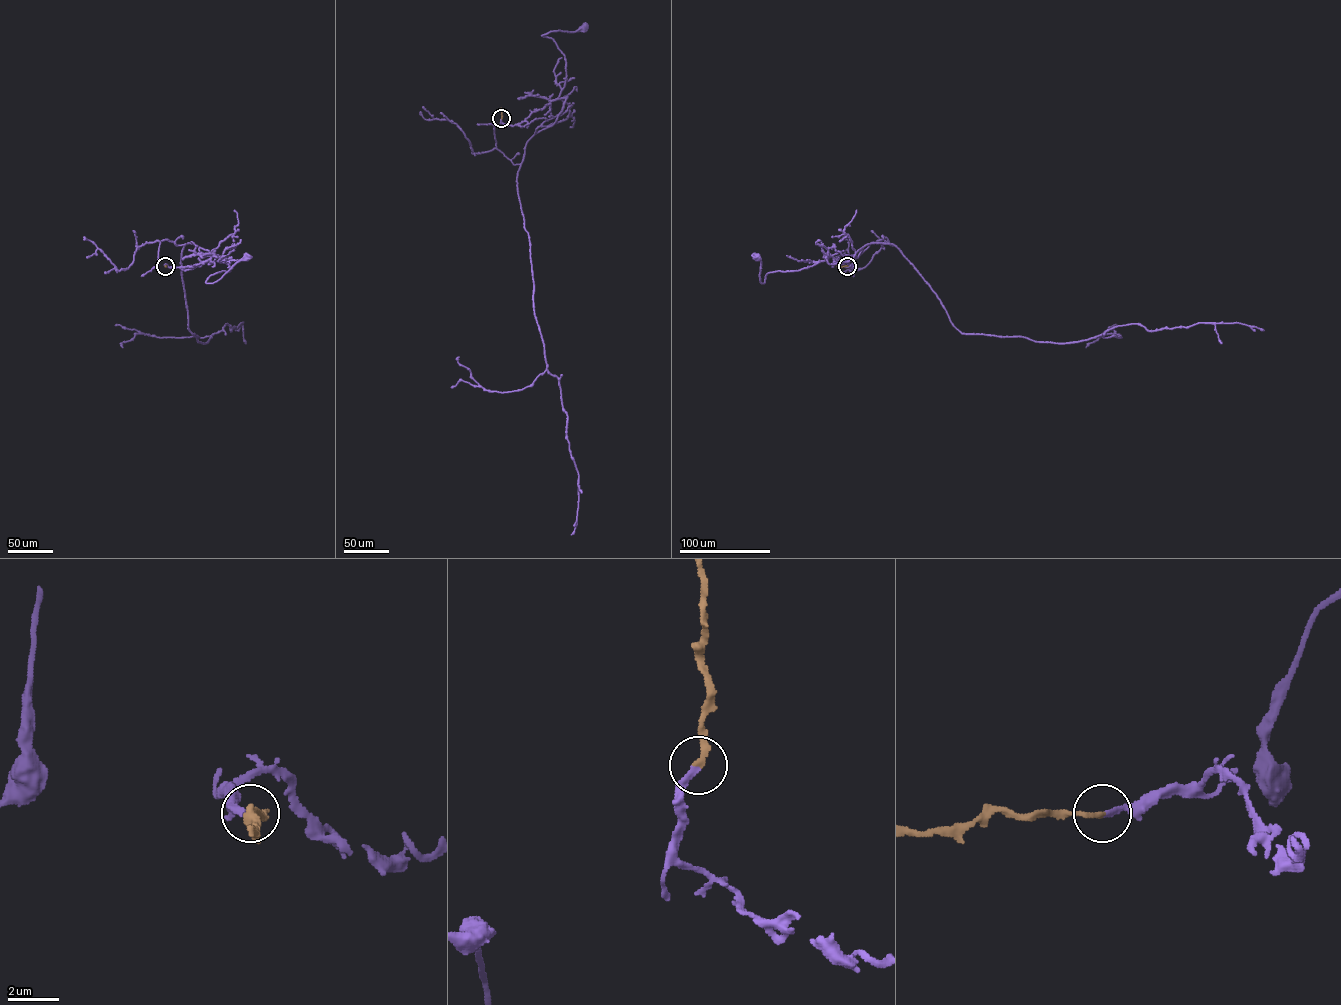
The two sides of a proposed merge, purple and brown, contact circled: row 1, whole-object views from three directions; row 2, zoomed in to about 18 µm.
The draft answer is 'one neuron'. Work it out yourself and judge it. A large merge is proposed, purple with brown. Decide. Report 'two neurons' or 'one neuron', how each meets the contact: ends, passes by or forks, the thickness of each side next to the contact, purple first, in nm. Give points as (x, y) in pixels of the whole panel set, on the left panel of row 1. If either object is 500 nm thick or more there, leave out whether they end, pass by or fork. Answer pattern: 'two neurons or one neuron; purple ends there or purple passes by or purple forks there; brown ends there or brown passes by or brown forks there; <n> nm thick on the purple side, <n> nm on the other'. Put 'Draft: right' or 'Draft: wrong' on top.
Draft: right
one neuron; purple ends there; brown ends there; 220 nm thick on the purple side, 240 nm on the other

